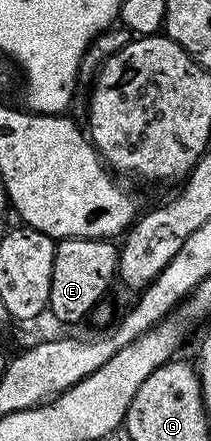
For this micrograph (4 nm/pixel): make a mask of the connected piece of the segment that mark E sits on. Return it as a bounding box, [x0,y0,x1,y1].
[48,238,120,326]

